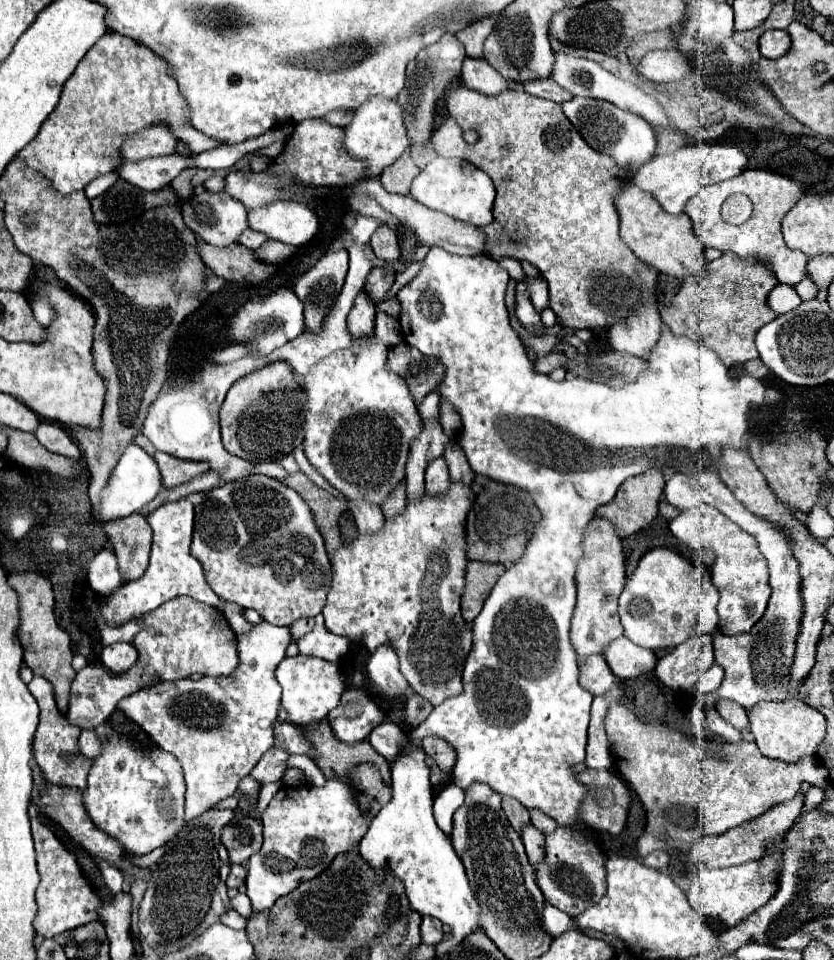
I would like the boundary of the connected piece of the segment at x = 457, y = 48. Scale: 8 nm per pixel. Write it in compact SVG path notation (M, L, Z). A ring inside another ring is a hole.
M445 33L435 45L425 47L409 65L407 65L407 83L403 91L399 93L397 103L403 109L405 115L405 125L409 131L409 141L411 145L421 147L431 139L433 133L433 111L435 111L435 101L439 95L445 91L445 87L451 83L451 79L461 75L461 63L465 59L465 47L459 43L455 35Z

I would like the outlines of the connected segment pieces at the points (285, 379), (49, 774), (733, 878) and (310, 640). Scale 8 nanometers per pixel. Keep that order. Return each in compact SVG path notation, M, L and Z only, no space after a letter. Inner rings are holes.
M277 361L247 375L229 389L219 411L225 449L251 463L273 461L281 455L289 455L303 441L303 403L305 395L285 361Z
M35 675L27 687L29 687L31 695L37 699L37 705L41 709L39 727L37 727L35 743L33 743L33 755L35 755L35 761L37 761L39 769L41 769L43 777L47 779L49 785L65 785L65 787L85 789L87 773L89 773L89 759L81 757L81 753L77 749L77 739L79 739L81 731L77 727L69 725L65 715L59 713L55 699L53 699L53 687L51 687L51 683L47 679Z
M759 861L743 863L737 867L713 869L713 871L701 869L697 879L686 891L687 899L697 913L705 917L721 919L727 927L733 927L739 921L743 921L747 915L757 911L761 905L765 905L777 893L777 885L771 881L763 881L759 877L757 867L759 867Z
M317 615L313 631L303 635L297 641L297 647L299 647L299 655L311 655L311 657L325 659L329 663L337 663L347 653L349 639L327 631L327 627L323 625L323 617Z

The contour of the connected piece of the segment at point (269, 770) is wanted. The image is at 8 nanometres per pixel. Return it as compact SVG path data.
M271 747L261 757L261 761L253 767L251 777L257 779L261 785L265 785L265 783L279 783L283 773L285 773L285 769L287 769L287 763L285 763L287 757L289 757L289 753Z

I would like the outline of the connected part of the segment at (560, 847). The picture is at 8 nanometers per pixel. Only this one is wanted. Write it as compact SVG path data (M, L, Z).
M561 825L555 827L551 835L545 839L545 857L535 865L535 881L541 887L541 893L547 903L557 909L577 917L587 907L597 903L607 891L607 869L605 869L605 853L597 835L587 831L581 837L575 837L573 829L565 829Z

